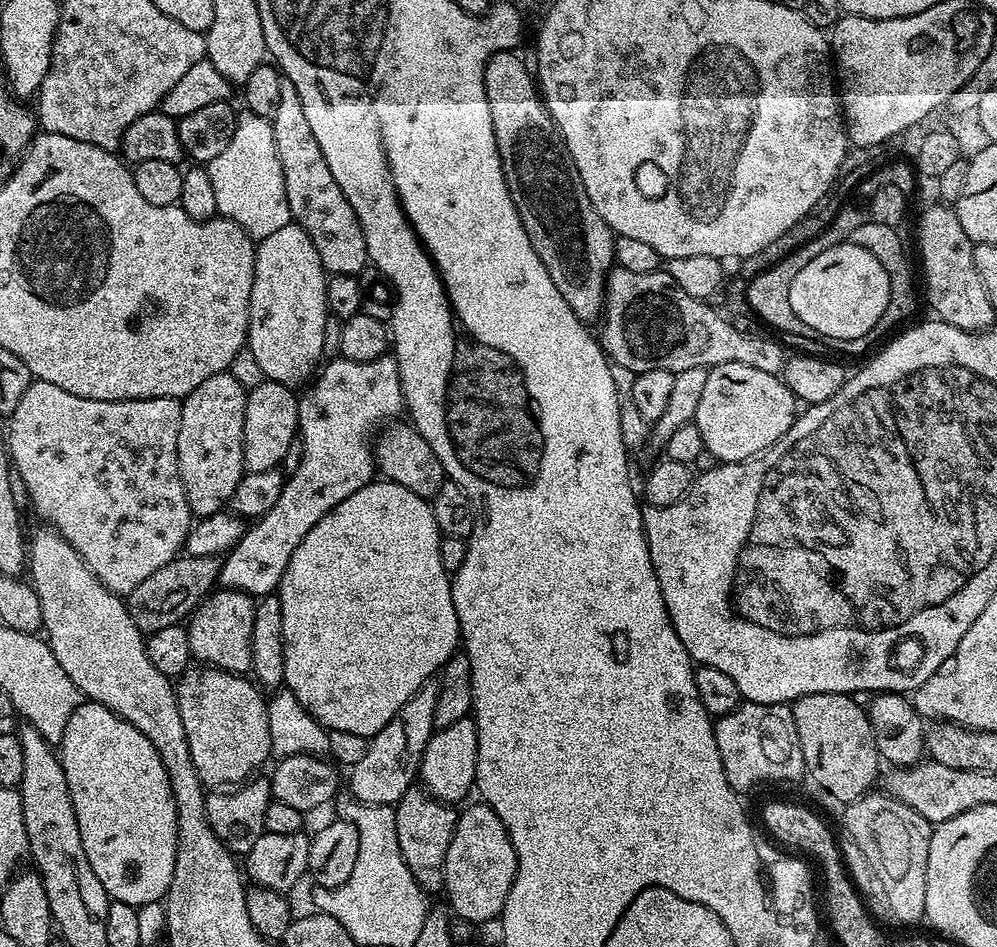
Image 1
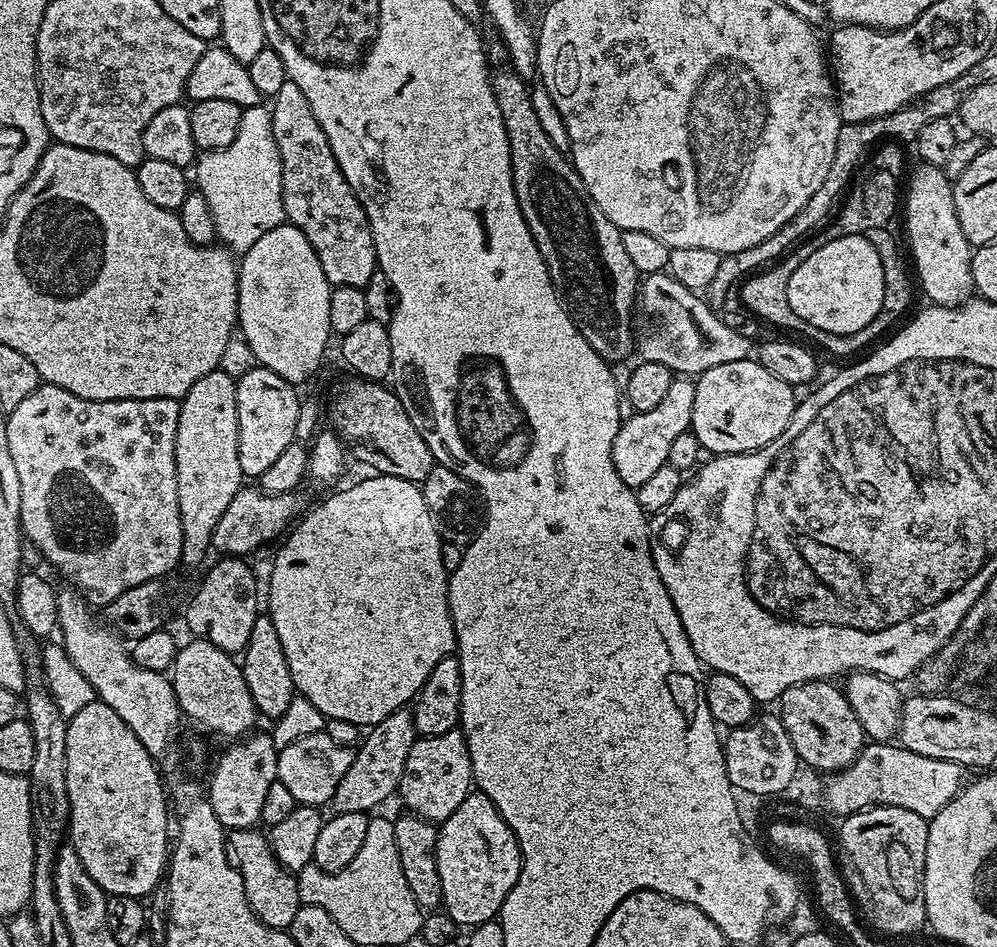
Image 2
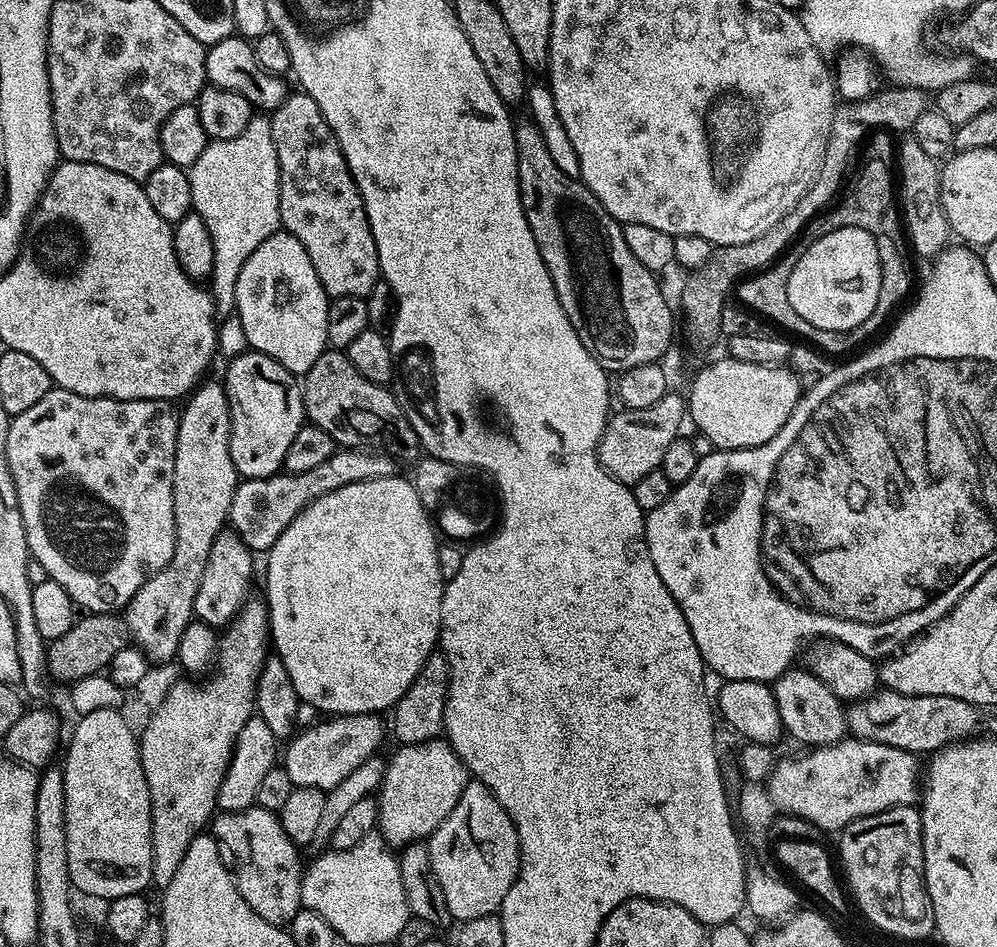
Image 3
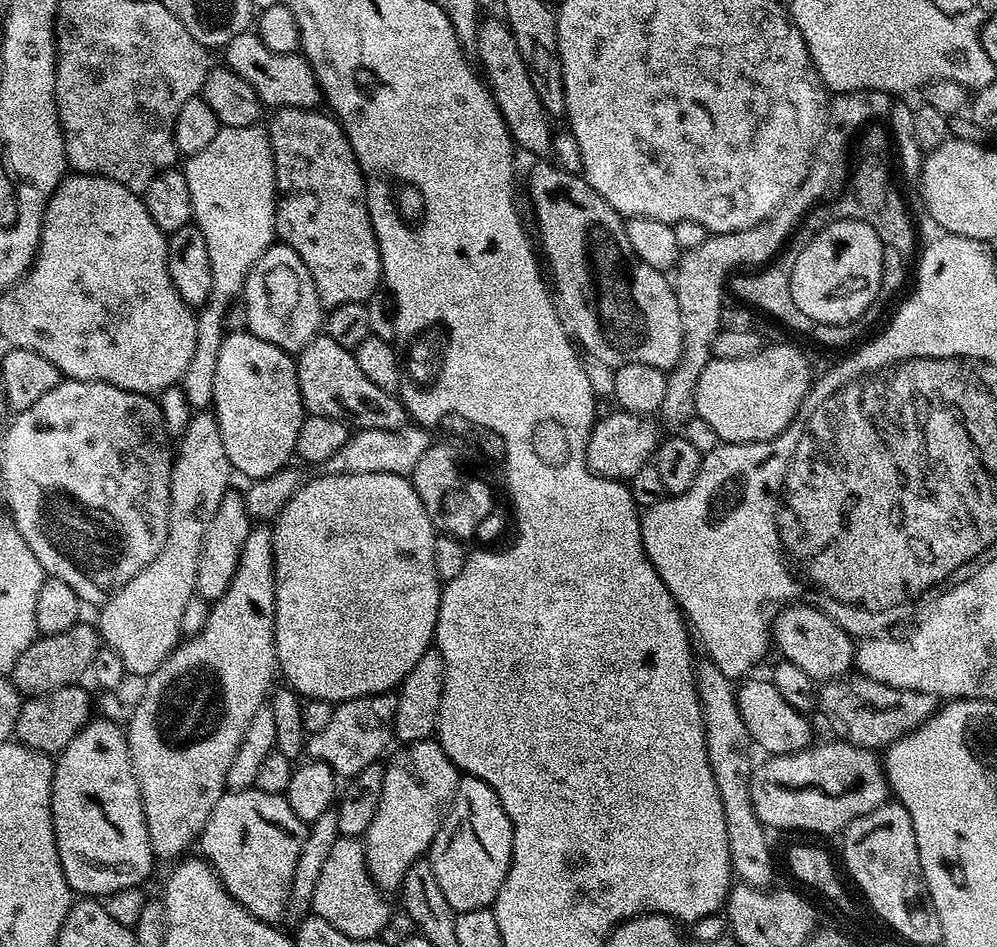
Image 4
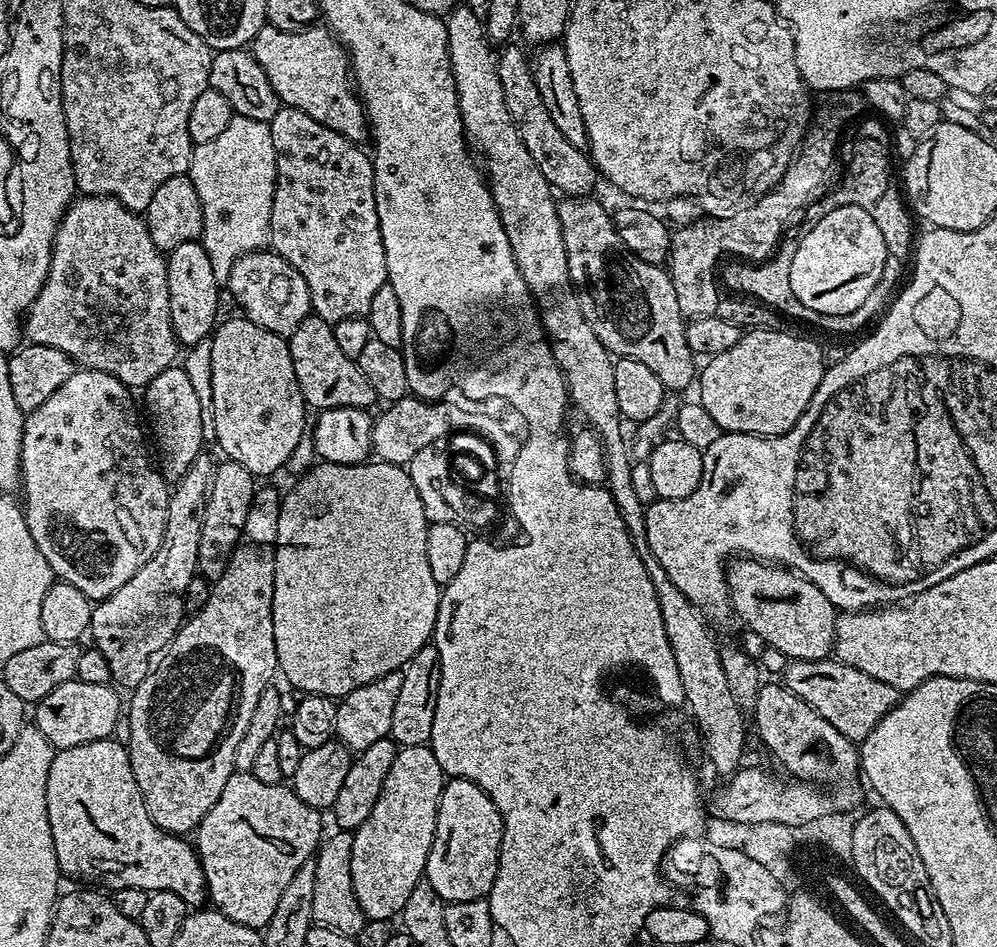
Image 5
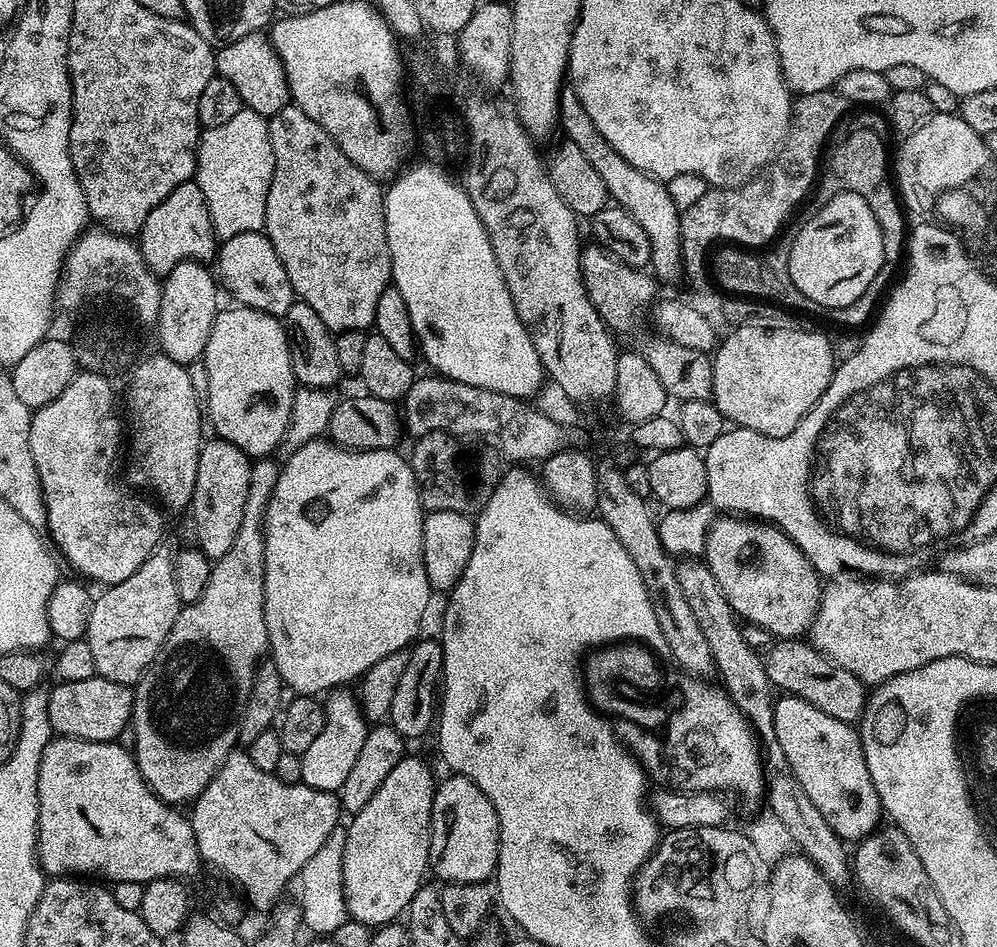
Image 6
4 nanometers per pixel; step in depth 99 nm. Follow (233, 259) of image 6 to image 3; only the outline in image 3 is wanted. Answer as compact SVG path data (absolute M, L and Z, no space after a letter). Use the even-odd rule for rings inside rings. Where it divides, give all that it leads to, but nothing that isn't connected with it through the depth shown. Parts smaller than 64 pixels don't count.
M281 230L266 238L266 242L246 258L246 266L242 266L242 274L238 274L234 316L240 319L240 328L248 343L245 345L251 351L274 358L274 362L286 366L286 370L300 378L329 347L326 334L329 299L322 282L318 282L318 274L314 274L306 246Z

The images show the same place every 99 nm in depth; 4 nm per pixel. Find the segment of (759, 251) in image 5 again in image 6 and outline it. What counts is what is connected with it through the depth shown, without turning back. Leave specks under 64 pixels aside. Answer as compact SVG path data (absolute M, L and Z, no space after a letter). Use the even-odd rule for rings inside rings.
M835 87L805 96L797 95L792 105L792 126L788 139L784 141L776 159L760 175L747 180L742 187L709 187L698 202L680 212L683 275L689 276L696 284L702 283L704 272L706 276L706 257L717 242L731 242L752 250L771 245L781 229L789 223L788 215L803 200L805 203L809 199L822 168L822 153L828 137L849 112L847 98Z

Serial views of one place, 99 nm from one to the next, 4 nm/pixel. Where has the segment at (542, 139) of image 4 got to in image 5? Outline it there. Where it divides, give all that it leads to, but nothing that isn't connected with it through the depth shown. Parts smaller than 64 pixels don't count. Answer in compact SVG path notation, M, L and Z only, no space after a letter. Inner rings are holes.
M516 42L501 48L504 49L499 49L496 65L498 78L502 78L502 94L506 94L506 110L510 110L514 126L518 126L518 134L522 134L526 150L530 150L530 158L534 158L538 170L542 170L542 178L546 178L546 182L557 193L564 192L560 194L565 197L588 196L595 193L592 191L596 188L598 173L595 164L592 163L591 155L578 150L578 146L573 146L571 142L566 142L562 130L554 126L550 113L542 103L542 94L538 94L529 53L524 53Z

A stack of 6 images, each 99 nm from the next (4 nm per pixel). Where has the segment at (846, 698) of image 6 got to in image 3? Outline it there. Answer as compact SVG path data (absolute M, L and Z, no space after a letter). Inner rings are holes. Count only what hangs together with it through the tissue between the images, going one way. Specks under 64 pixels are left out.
M877 690L871 696L863 696L847 705L847 731L858 740L898 746L898 750L917 754L931 754L945 744L963 742L979 733L976 731L980 728L980 712L977 705L962 698L911 696Z

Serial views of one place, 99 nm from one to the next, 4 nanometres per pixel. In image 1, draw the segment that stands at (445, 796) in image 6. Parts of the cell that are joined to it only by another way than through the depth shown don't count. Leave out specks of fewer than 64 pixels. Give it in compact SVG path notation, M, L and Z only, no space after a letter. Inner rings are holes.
M475 802L465 812L461 811L456 818L454 838L450 842L450 848L446 850L446 866L444 867L444 891L448 896L446 901L452 916L461 916L468 919L475 926L481 926L501 915L504 911L504 903L510 894L510 886L516 877L516 851L508 837L506 826L494 814L490 805L483 802Z

